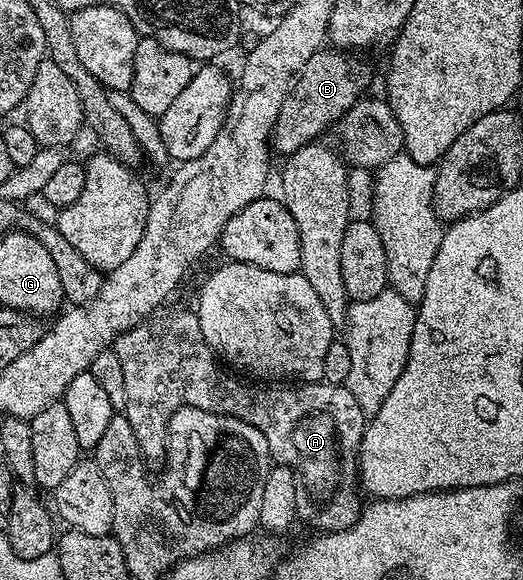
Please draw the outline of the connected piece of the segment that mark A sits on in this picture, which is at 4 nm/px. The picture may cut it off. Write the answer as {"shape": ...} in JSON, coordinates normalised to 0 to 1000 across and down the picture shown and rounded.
{"shape":[[[367,534],[340,540],[323,555],[321,567],[306,579],[306,593],[260,593],[252,600],[252,583],[245,576],[224,579],[218,605],[226,610],[226,624],[233,624],[237,655],[245,667],[243,721],[256,741],[256,755],[264,755],[268,784],[277,795],[312,795],[321,776],[321,729],[342,703],[377,703],[402,707],[409,714],[432,714],[463,728],[478,728],[486,741],[501,741],[501,755],[509,755],[522,795],[564,814],[579,853],[581,848],[589,853],[589,862],[576,860],[566,871],[566,886],[576,898],[583,897],[593,909],[606,910],[602,916],[612,921],[652,917],[681,905],[681,895],[692,881],[690,850],[685,847],[685,795],[700,719],[663,666],[574,659],[564,666],[495,669],[489,662],[465,662],[463,657],[449,655],[459,652],[430,640],[394,583],[386,583],[386,562],[379,562],[379,548]]]}

